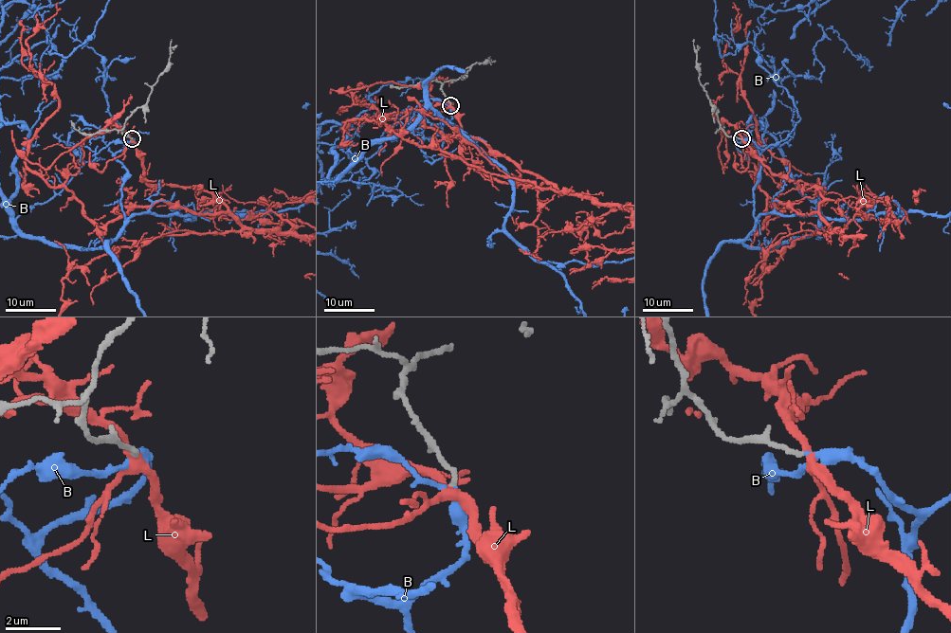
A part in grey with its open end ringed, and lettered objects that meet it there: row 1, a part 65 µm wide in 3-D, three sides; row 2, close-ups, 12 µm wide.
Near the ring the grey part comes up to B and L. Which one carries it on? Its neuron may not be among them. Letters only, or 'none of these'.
B

